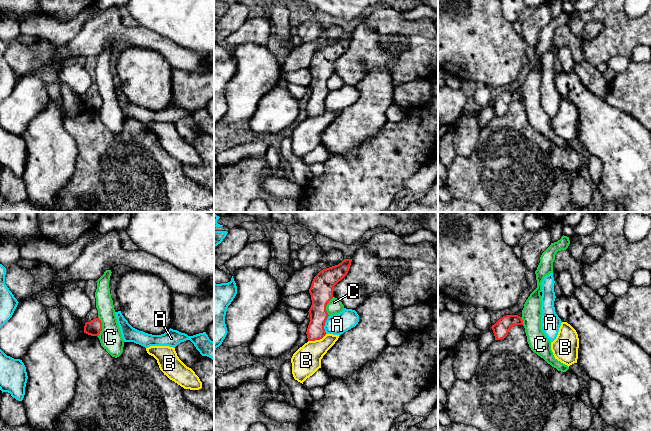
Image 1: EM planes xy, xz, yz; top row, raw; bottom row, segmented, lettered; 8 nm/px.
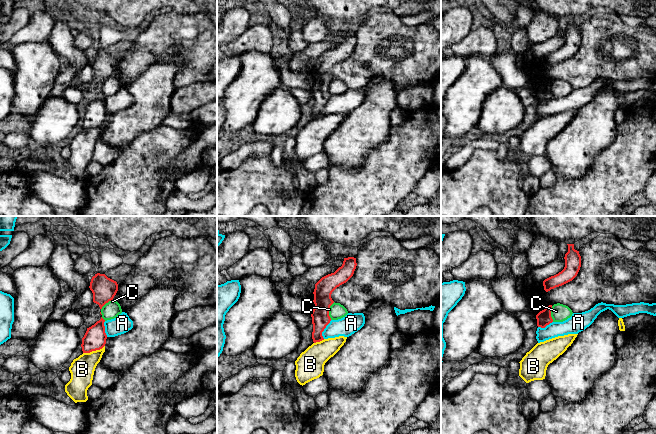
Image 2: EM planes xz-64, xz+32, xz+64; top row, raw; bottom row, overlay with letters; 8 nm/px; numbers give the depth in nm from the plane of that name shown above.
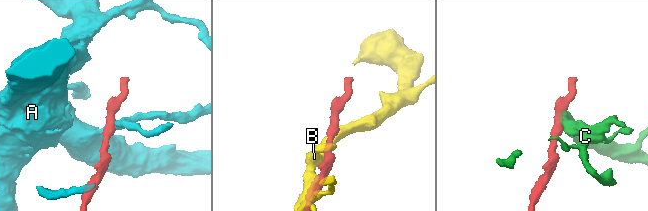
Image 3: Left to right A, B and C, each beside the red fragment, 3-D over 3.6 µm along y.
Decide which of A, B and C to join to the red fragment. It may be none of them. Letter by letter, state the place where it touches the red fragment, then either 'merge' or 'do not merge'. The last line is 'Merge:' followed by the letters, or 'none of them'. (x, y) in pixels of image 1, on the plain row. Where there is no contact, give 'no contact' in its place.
A: xz (324, 100) | do not merge
B: xz (317, 115) | do not merge
C: xy (101, 102) | do not merge
Merge: none of them

